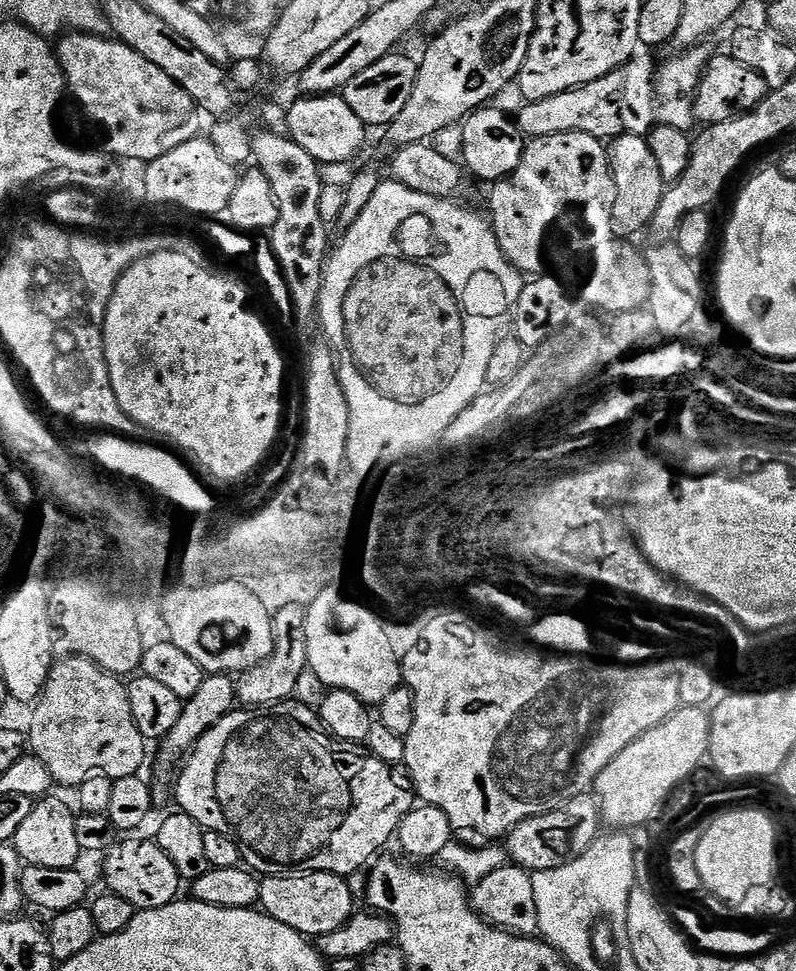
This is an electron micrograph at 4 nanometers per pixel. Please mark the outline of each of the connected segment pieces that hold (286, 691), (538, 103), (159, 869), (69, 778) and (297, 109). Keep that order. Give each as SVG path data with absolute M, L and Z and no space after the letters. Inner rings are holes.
M292 604L278 610L276 616L272 617L276 648L270 654L270 658L266 658L258 666L254 666L236 680L236 698L245 709L275 708L295 697L292 695L295 694L296 687L299 686L304 672L306 676L308 668L304 614L303 607Z
M707 47L690 48L686 52L669 55L669 60L652 76L652 64L648 60L633 58L621 68L616 68L610 74L598 78L581 88L575 88L569 92L556 94L542 100L529 100L515 117L515 124L520 133L528 140L546 138L554 134L566 134L567 132L585 132L601 142L611 142L618 136L643 136L655 128L673 128L679 132L691 133L692 124L697 123L694 114L694 97L696 88L708 69L710 52Z
M124 838L117 843L111 852L107 853L104 864L104 880L107 891L118 898L126 898L137 908L161 908L174 903L181 895L182 881L178 870L174 870L174 862L162 854L155 839L136 840L140 838Z
M82 656L57 659L52 665L40 699L31 712L31 751L44 763L57 785L65 784L72 790L90 778L104 776L114 781L137 775L141 771L146 741L138 726L134 726L134 714L130 714L128 685L121 677L101 670L92 660L86 660Z
M340 94L304 96L293 108L287 109L287 114L287 135L298 142L298 146L302 146L302 150L306 150L306 154L313 156L321 166L350 163L363 150L364 139L370 135L362 118L358 118L358 114L346 106L344 97Z

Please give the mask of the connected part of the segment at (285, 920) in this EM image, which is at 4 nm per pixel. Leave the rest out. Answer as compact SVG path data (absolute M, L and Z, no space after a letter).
M306 872L291 876L266 876L260 880L259 907L282 926L300 932L309 938L322 934L334 934L343 928L354 914L352 908L352 888L347 879L325 872Z

